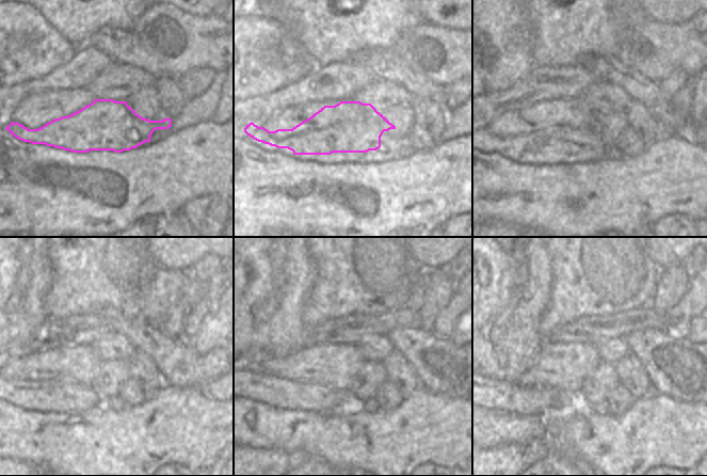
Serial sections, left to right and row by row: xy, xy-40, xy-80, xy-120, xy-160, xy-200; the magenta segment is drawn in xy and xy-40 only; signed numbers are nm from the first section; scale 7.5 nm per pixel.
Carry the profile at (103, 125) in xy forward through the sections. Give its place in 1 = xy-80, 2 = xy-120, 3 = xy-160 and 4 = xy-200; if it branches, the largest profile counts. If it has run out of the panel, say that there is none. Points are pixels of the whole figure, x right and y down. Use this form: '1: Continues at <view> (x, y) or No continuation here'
1: Continues at xy-80 (560, 144)
2: Continues at xy-120 (61, 394)
3: Continues at xy-160 (269, 390)
4: Continues at xy-200 (495, 394).

